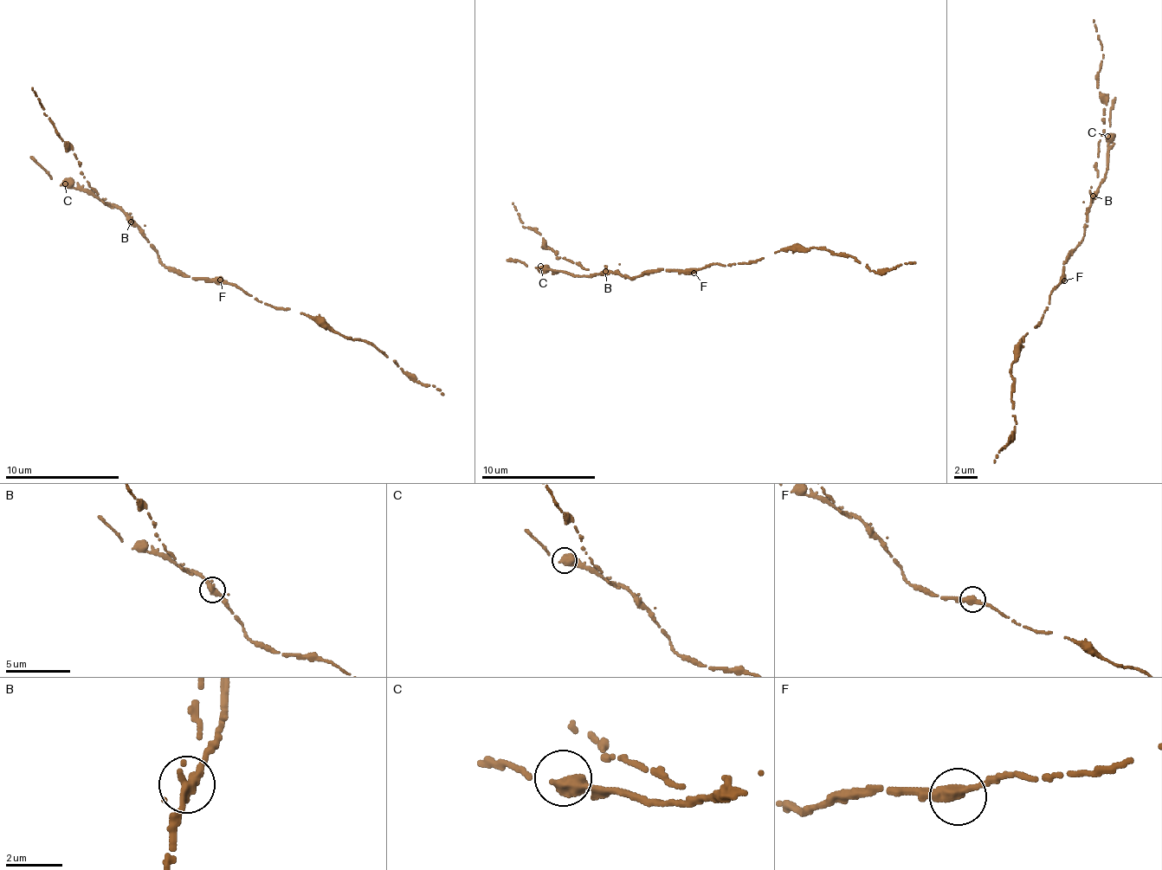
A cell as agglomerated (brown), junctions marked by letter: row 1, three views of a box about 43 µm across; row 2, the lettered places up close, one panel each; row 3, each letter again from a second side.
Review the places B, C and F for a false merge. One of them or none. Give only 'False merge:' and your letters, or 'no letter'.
False merge: B

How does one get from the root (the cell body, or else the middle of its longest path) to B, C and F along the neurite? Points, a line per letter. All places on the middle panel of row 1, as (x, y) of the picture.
B: (674, 271), (645, 272), (631, 280), (626, 274), (604, 272)
C: (674, 271), (645, 272), (631, 280), (626, 274), (607, 270), (582, 276), (540, 266)
F: (674, 271), (693, 273)

